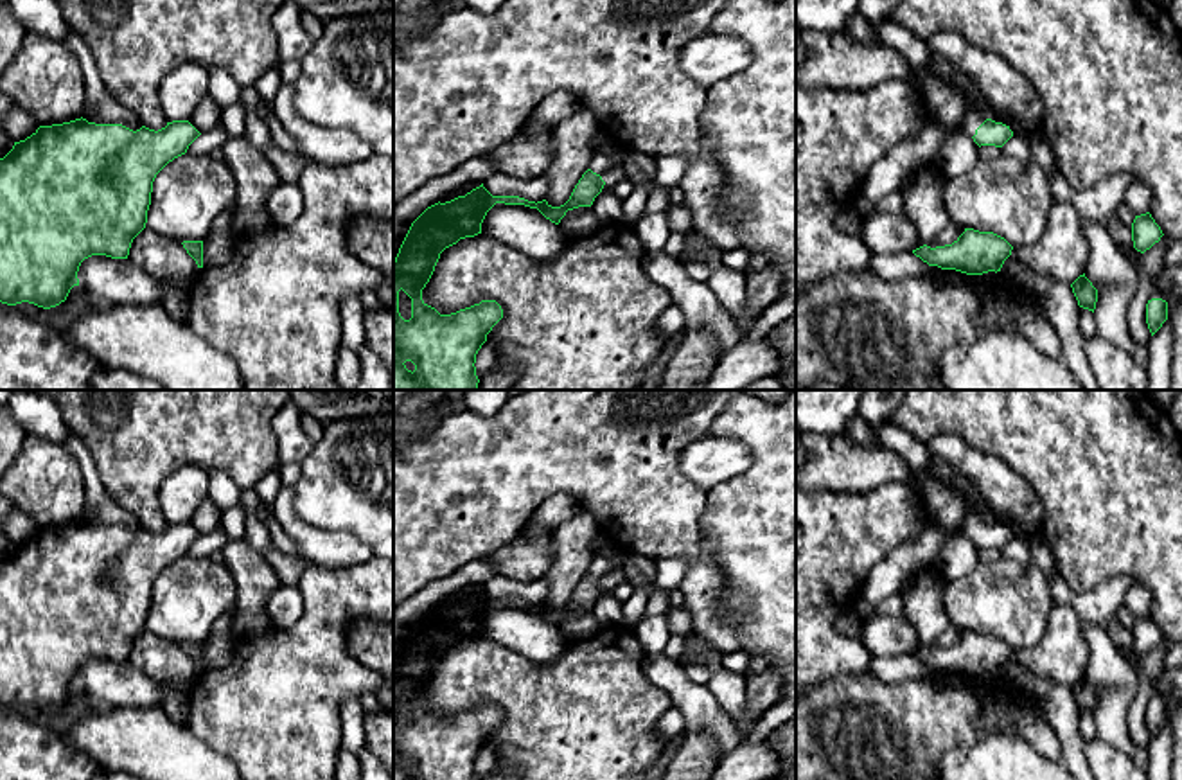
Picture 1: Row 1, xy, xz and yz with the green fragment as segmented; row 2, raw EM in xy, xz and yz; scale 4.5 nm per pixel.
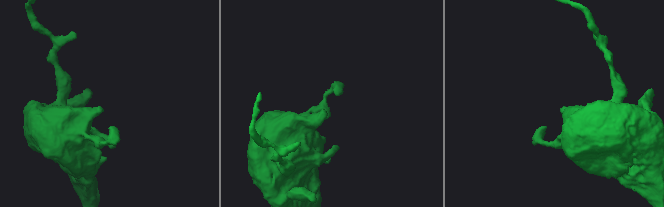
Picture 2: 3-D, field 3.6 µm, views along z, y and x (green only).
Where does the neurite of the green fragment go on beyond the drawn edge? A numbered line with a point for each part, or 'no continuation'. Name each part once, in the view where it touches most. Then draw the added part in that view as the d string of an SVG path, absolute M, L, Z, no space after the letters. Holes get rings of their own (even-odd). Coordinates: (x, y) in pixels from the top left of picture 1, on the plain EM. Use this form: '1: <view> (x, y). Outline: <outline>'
1: yz (978, 505). Outline: M932 456L923 471L911 471L911 483L916 483L923 474L952 485L966 500L968 514L961 525L961 530L968 537L974 539L975 532L988 521L984 518L986 512L992 514L990 521L1006 527L1013 534L1013 539L1028 541L1031 537L1017 519L1008 518L1004 514L997 514L990 507L990 503L977 492L974 483L963 474L959 474L948 462Z

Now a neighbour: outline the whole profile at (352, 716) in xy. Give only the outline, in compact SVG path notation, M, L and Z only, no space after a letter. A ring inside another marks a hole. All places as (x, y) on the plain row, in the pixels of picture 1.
M345 699L340 703L343 735L341 746L354 755L366 749L366 731L365 731L365 710L359 699Z

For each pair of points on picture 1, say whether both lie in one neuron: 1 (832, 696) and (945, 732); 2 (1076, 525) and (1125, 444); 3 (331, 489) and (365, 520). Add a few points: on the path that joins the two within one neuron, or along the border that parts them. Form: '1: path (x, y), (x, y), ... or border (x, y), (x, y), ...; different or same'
1: path (861, 725), (864, 728), (917, 728); same
2: path (1096, 505), (1103, 498), (1107, 486), (1107, 464); same
3: path (340, 495), (356, 511); same

